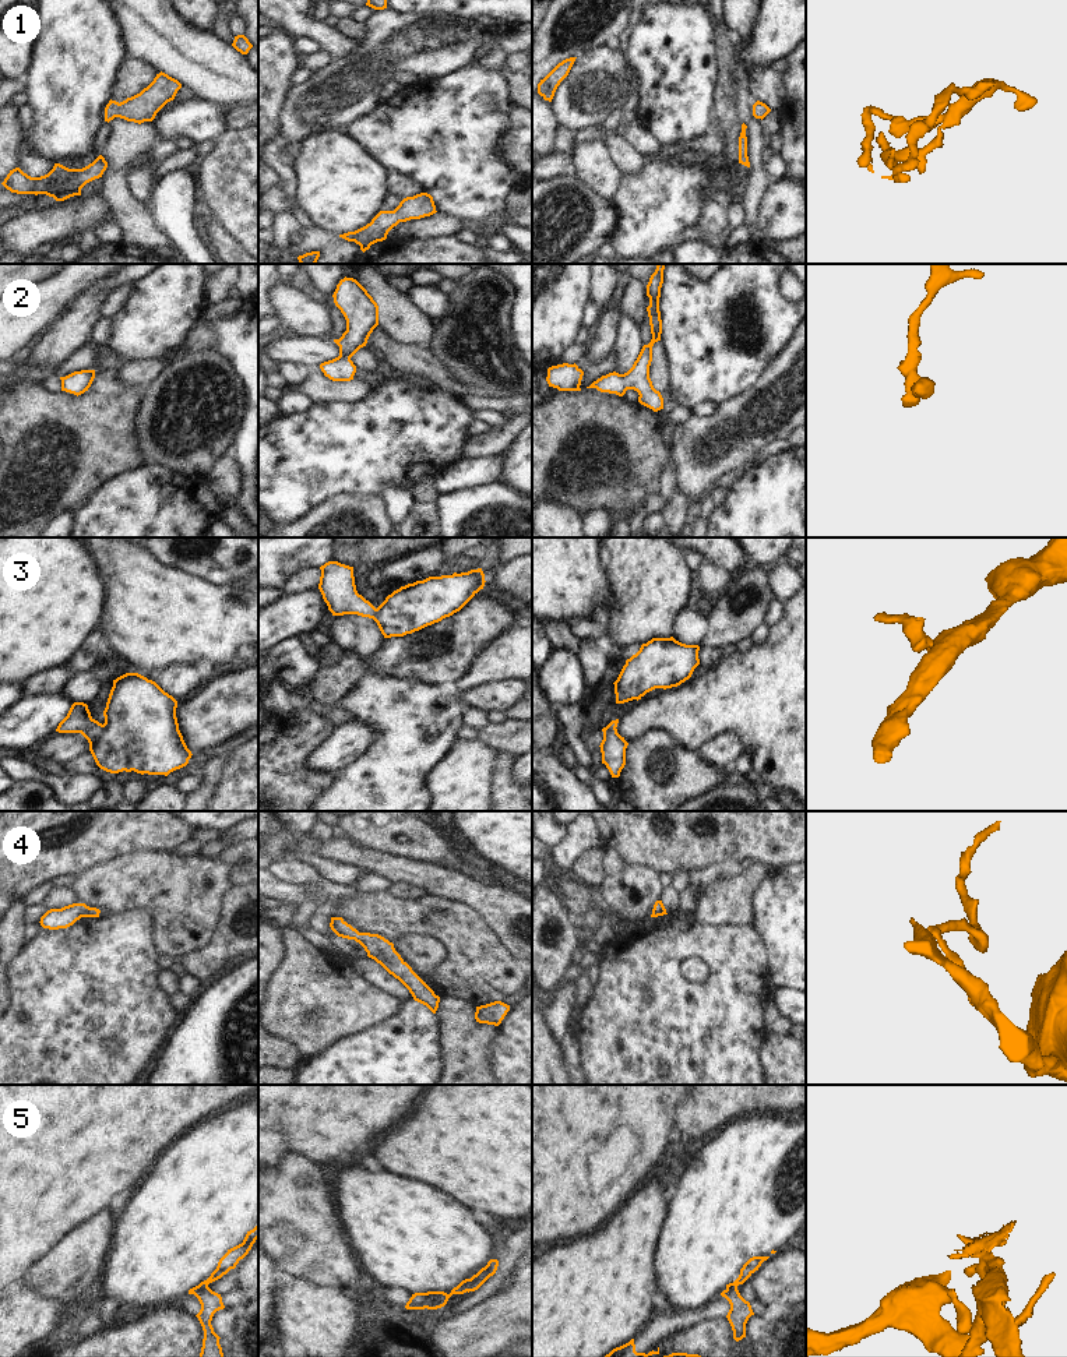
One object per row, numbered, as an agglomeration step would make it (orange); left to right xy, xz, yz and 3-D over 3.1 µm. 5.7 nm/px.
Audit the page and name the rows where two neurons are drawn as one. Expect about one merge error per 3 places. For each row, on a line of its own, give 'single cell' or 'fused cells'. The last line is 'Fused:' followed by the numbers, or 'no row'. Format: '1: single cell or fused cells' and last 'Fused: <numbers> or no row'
1: single cell
2: single cell
3: fused cells
4: single cell
5: fused cells
Fused: 3, 5

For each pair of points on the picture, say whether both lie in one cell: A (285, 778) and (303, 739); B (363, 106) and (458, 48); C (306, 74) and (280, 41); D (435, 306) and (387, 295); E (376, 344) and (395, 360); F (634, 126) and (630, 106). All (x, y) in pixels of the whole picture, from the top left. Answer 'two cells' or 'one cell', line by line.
A: one cell
B: one cell
C: two cells
D: two cells
E: one cell
F: two cells

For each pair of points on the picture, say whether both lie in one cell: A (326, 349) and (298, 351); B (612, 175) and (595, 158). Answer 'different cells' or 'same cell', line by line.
A: same cell
B: same cell

